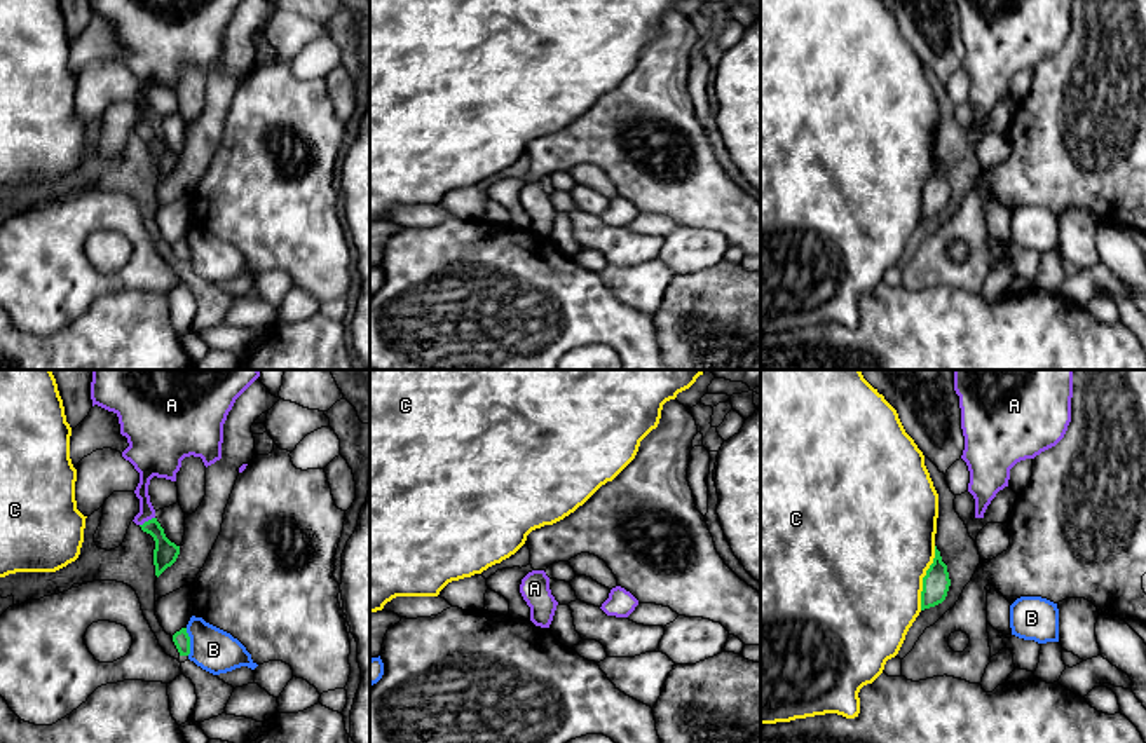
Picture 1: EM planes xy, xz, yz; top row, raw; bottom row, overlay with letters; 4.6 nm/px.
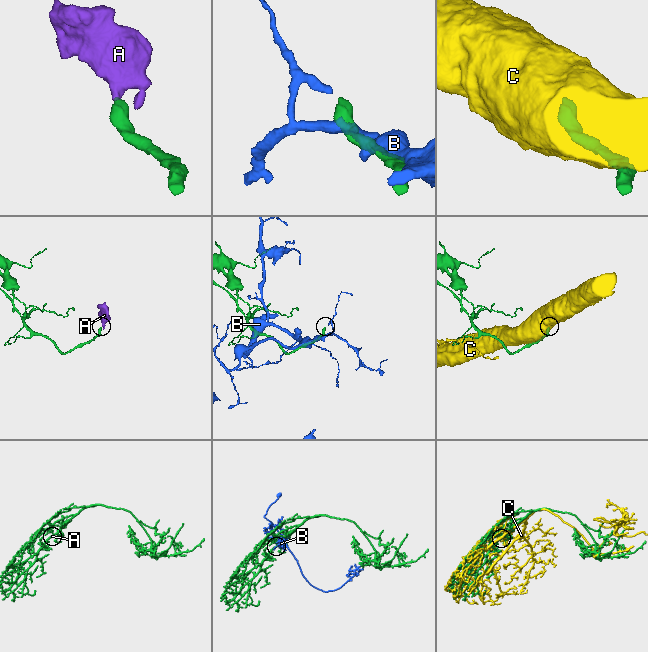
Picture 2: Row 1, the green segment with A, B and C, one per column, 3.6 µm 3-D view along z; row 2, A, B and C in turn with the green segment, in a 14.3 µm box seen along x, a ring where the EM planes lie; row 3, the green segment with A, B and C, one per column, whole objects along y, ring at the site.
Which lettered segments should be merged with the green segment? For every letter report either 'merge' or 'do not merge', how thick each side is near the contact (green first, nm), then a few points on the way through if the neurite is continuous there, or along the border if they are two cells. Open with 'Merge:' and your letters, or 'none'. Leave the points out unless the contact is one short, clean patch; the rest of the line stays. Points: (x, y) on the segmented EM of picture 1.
Merge: A
A: merge; 110 nm thick on the green side, 110 nm on the other; runs through xy (164, 555), (164, 546), (149, 520), (143, 497), (149, 466)
B: do not merge; 80 nm thick on the green side, 200 nm on the other
C: do not merge; 130 nm thick on the green side, 500 nm on the other

